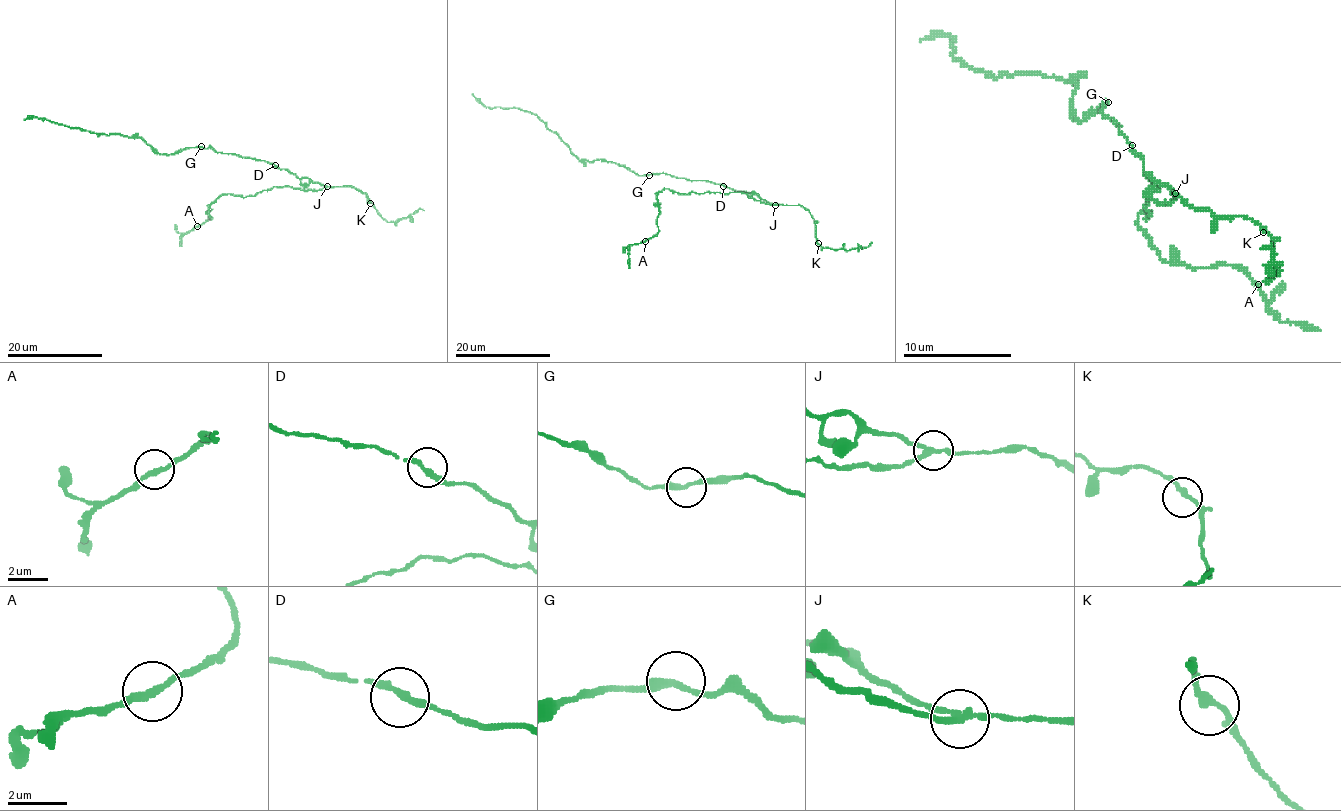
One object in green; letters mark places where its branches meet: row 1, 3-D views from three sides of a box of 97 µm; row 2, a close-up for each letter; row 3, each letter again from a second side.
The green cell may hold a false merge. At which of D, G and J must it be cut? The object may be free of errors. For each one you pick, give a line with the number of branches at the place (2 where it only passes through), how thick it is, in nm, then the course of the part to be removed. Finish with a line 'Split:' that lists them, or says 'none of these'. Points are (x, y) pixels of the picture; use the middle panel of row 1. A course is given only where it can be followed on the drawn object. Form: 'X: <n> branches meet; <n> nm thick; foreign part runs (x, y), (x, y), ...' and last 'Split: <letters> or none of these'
J: 3 branches meet; 200 nm thick; foreign part runs (774, 205), (740, 192), (687, 194), (663, 189), (657, 199), (658, 231), (630, 247), (630, 268)
Split: J

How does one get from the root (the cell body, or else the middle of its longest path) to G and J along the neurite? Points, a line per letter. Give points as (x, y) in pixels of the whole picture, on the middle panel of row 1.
G: (722, 185), (664, 173), (649, 175)
J: (722, 185), (757, 193), (774, 205)

